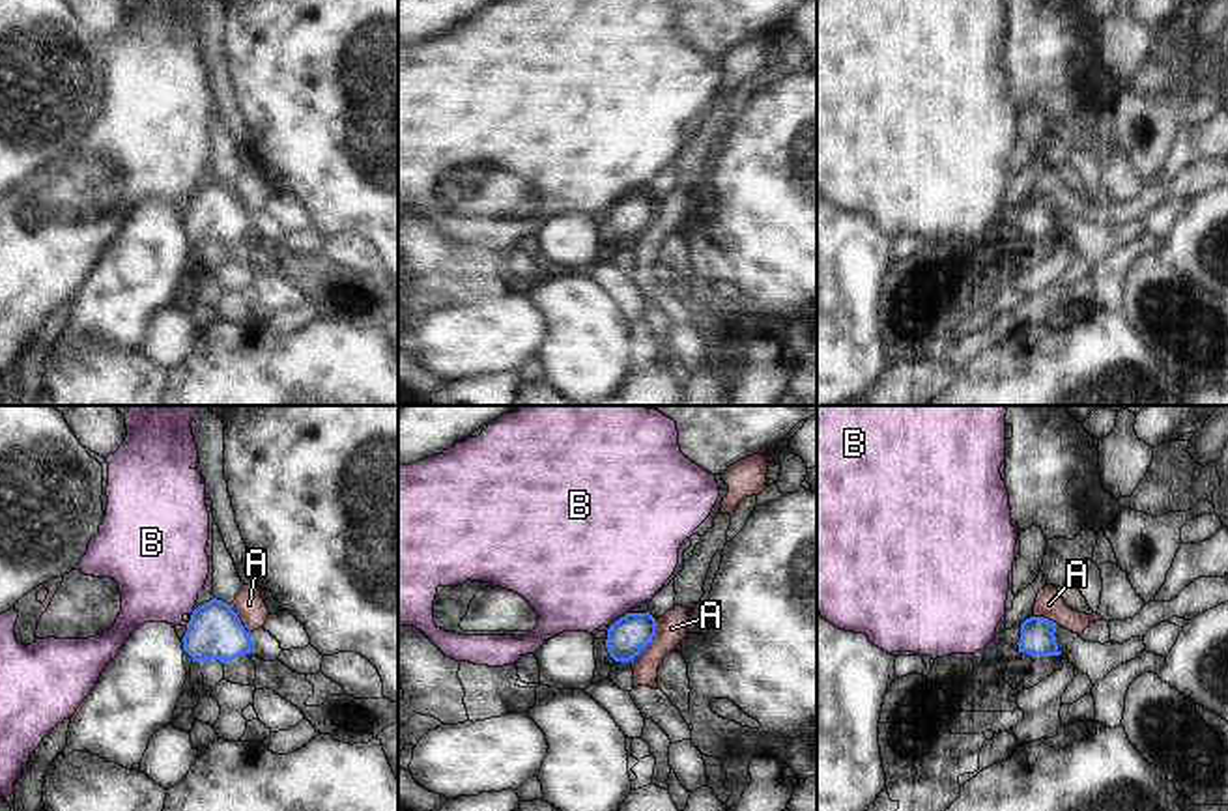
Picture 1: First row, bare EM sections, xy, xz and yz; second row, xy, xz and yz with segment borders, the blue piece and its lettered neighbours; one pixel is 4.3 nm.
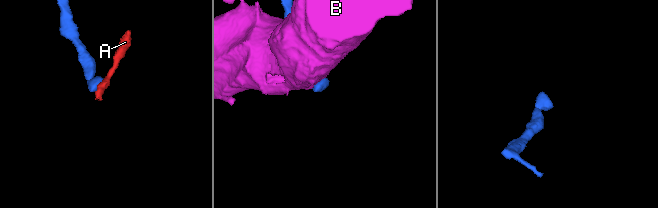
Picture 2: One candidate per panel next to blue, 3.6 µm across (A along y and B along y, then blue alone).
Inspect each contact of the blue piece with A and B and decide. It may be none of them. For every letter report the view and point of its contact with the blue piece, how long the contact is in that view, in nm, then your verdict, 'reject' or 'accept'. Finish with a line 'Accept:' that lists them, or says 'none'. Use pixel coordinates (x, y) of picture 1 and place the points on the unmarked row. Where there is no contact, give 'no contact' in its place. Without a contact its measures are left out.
A: meets blue in xz at (649, 223); contact 200 nm long; reject
B: meets blue in xz at (619, 200); contact 100 nm long; reject
Accept: none

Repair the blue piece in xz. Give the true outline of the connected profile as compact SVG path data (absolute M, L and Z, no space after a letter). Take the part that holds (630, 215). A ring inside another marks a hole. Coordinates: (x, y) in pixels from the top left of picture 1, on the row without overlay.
M626 194L607 211L606 230L615 243L632 243L656 217L656 200L647 194Z

